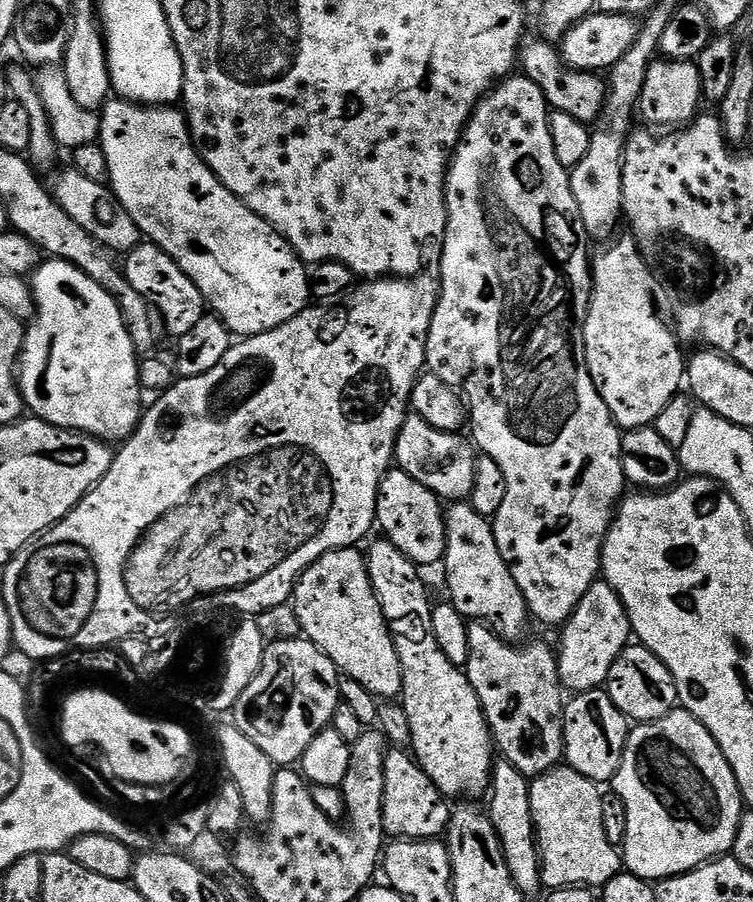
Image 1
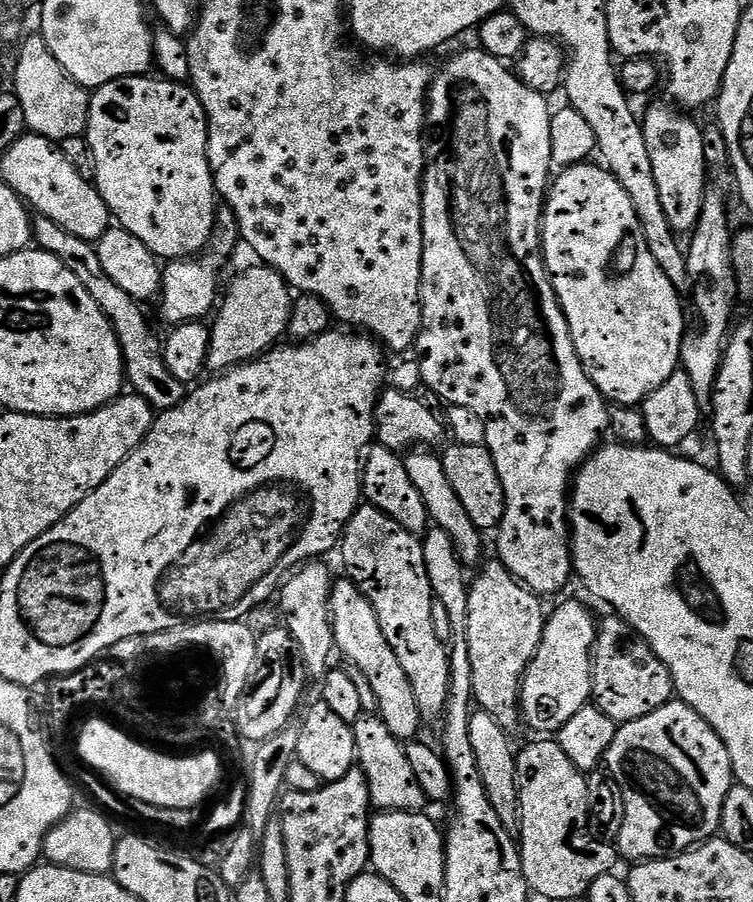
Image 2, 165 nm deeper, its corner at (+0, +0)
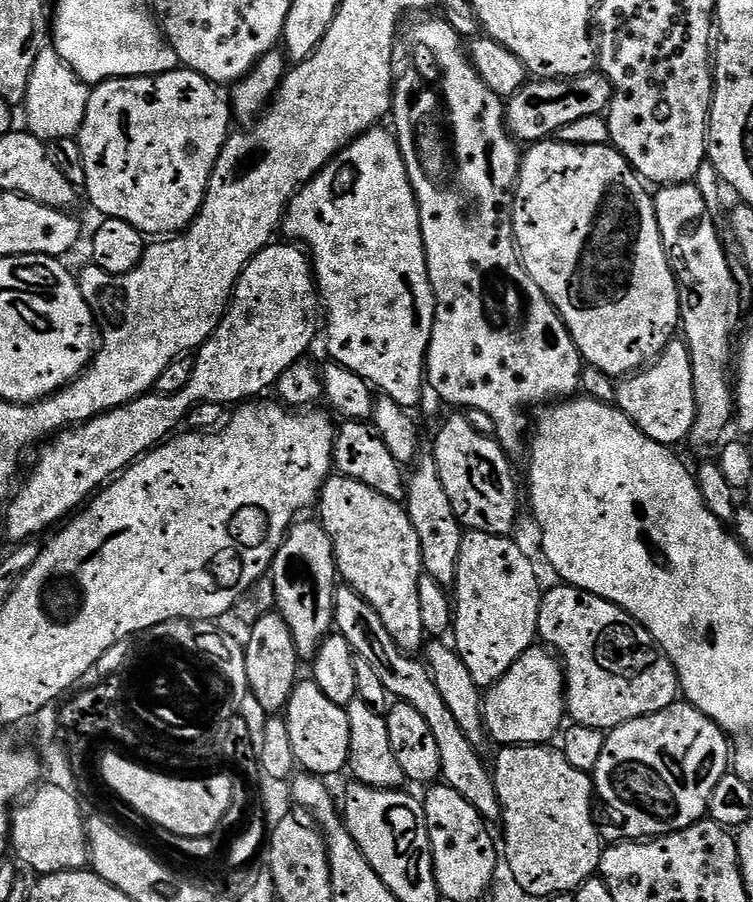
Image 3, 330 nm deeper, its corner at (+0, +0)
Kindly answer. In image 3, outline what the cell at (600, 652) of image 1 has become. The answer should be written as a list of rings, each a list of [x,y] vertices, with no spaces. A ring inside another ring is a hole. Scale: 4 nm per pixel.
[[[544,646],[527,648],[484,696],[484,727],[500,746],[547,745],[551,741],[548,739],[561,731],[563,720],[566,720],[564,669],[561,661]]]

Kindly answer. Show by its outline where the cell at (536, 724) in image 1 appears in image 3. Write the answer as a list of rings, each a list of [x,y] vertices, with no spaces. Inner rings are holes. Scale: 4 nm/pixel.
[[[465,531],[462,538],[462,550],[458,550],[458,574],[456,575],[456,587],[454,589],[454,636],[456,632],[456,641],[454,647],[458,655],[462,658],[462,662],[466,662],[466,670],[470,670],[470,674],[474,678],[474,682],[482,690],[487,690],[492,685],[502,679],[510,670],[510,666],[514,666],[514,662],[518,662],[518,658],[527,650],[537,643],[538,633],[538,614],[540,613],[540,597],[542,595],[542,587],[540,588],[540,576],[536,573],[536,568],[532,565],[532,560],[515,544],[512,536],[495,536],[494,534],[486,534],[485,532]]]

